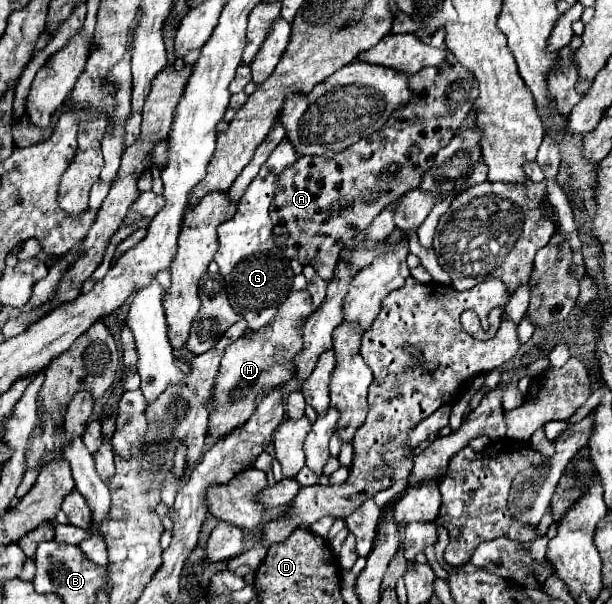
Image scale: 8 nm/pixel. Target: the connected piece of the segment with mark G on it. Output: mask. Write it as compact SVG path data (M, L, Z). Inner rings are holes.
M284 138L276 146L276 150L268 156L264 166L260 168L258 176L250 182L244 196L238 202L236 214L218 226L218 240L220 248L214 256L214 262L220 268L220 274L226 280L226 292L230 298L232 308L244 316L248 328L258 330L268 326L276 320L276 310L280 302L292 290L294 272L290 268L290 260L280 254L274 236L272 236L272 222L268 216L268 208L272 204L272 196L276 194L280 174L298 160L298 152L294 150L292 142Z

